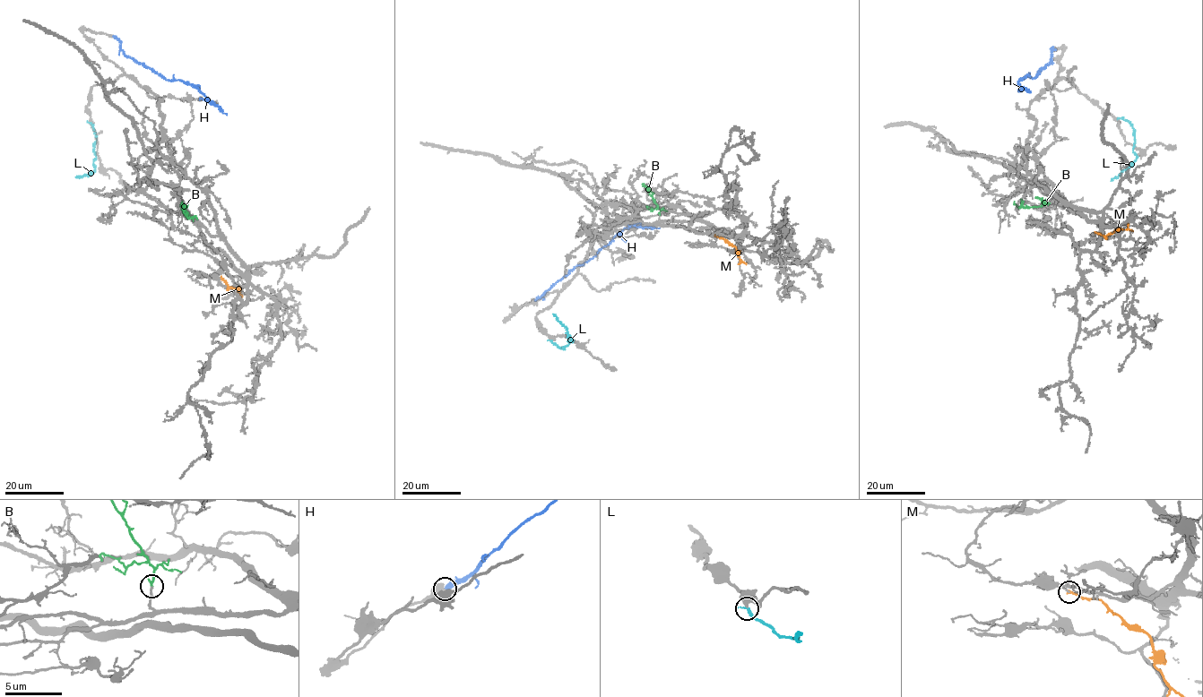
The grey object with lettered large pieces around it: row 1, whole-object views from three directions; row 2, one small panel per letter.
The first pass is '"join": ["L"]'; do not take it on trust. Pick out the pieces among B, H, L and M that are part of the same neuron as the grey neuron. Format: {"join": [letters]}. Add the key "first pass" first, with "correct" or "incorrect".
{"first pass": "incorrect", "join": ["B"]}

